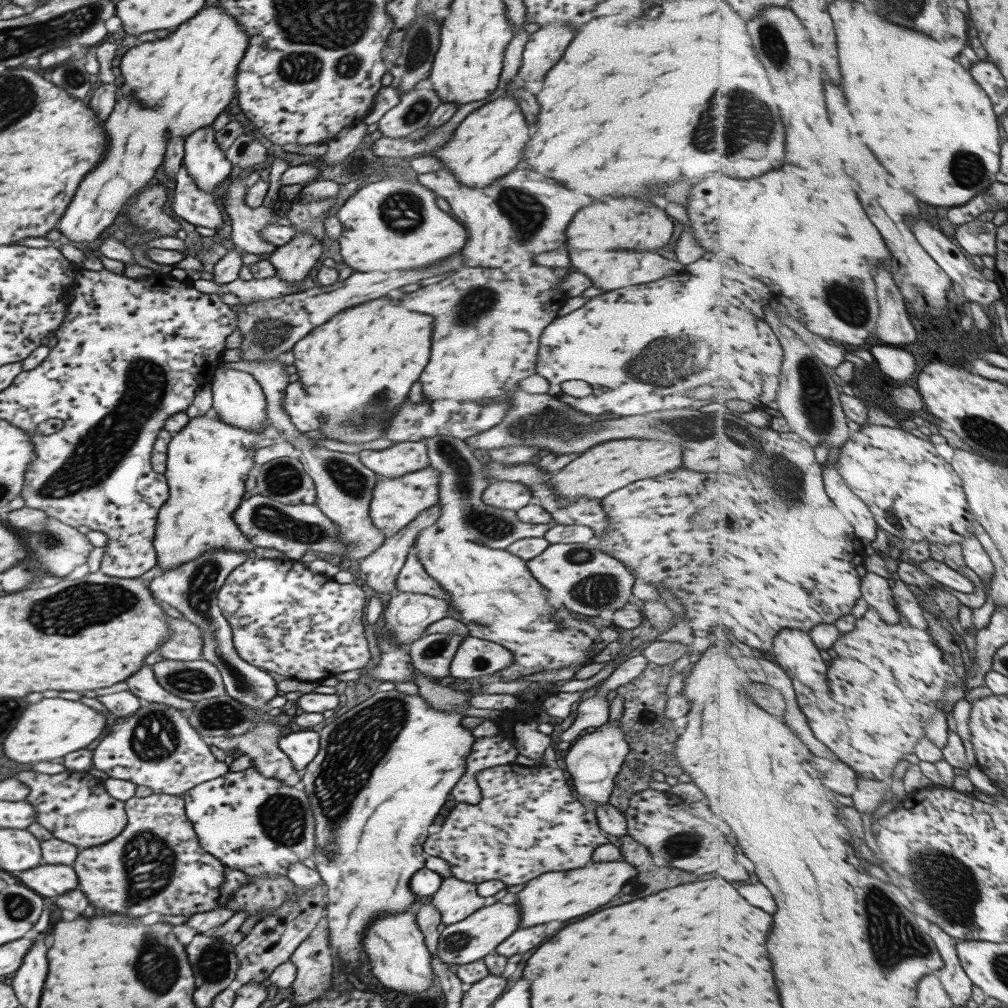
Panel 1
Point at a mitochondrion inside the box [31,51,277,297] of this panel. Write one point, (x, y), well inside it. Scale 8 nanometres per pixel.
(73, 77)

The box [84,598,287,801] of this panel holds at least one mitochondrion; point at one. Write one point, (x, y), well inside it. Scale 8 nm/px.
(154, 738)

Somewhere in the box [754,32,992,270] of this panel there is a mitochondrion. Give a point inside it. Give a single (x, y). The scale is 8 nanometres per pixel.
(969, 171)

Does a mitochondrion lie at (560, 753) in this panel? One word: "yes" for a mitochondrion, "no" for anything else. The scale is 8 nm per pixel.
no

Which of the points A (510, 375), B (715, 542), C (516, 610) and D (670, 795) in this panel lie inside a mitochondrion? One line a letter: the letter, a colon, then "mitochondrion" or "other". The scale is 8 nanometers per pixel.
A: other
B: other
C: other
D: other

